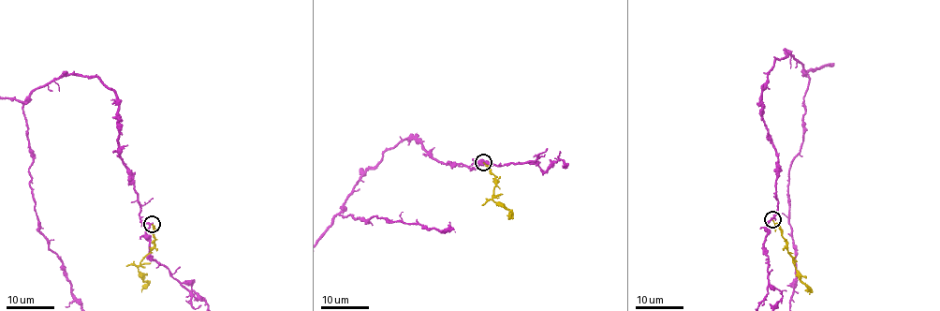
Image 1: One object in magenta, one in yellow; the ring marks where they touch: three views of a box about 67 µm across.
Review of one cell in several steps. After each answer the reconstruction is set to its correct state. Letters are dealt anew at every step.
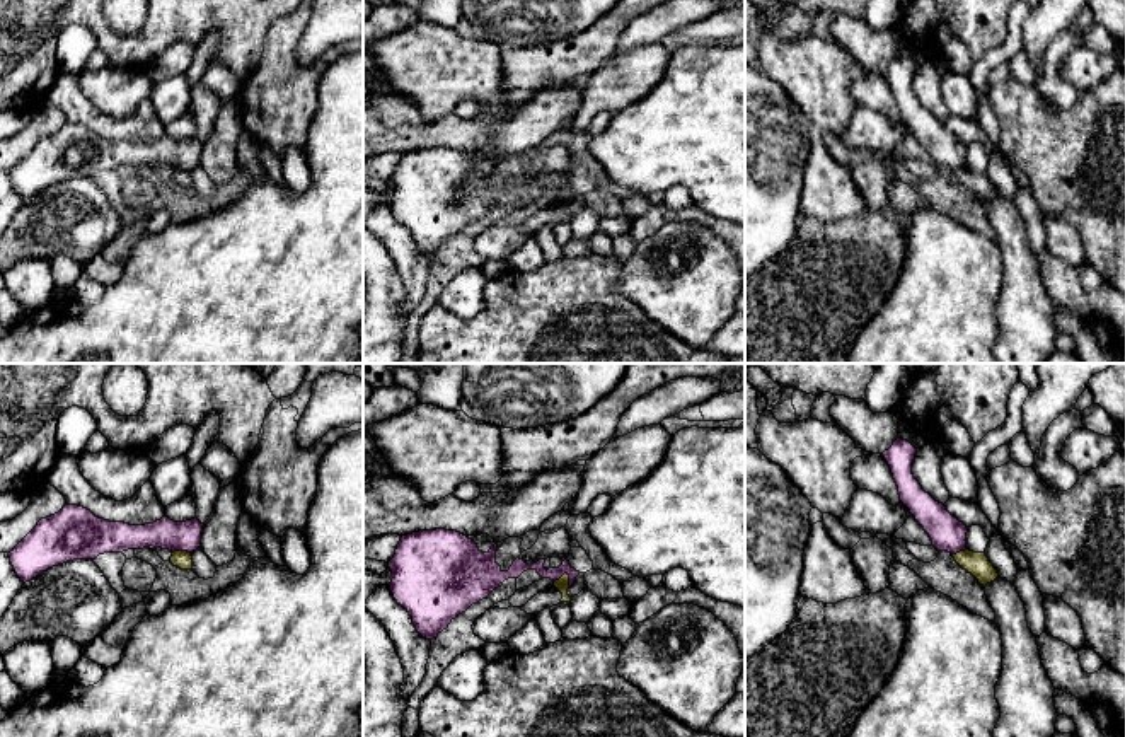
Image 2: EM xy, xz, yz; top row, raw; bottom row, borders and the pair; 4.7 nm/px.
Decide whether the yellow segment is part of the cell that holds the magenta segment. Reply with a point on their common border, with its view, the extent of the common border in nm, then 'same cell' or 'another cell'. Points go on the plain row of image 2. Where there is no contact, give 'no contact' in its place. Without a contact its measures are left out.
xz (561, 193) | 90 nm | another cell

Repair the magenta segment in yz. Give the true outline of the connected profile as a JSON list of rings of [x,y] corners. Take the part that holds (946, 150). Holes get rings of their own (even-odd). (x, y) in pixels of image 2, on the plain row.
[[[897,56],[893,63],[883,70],[898,104],[900,119],[924,145],[938,169],[948,169],[951,172],[965,169],[968,145],[922,107],[912,92],[915,72],[917,67],[902,56]]]

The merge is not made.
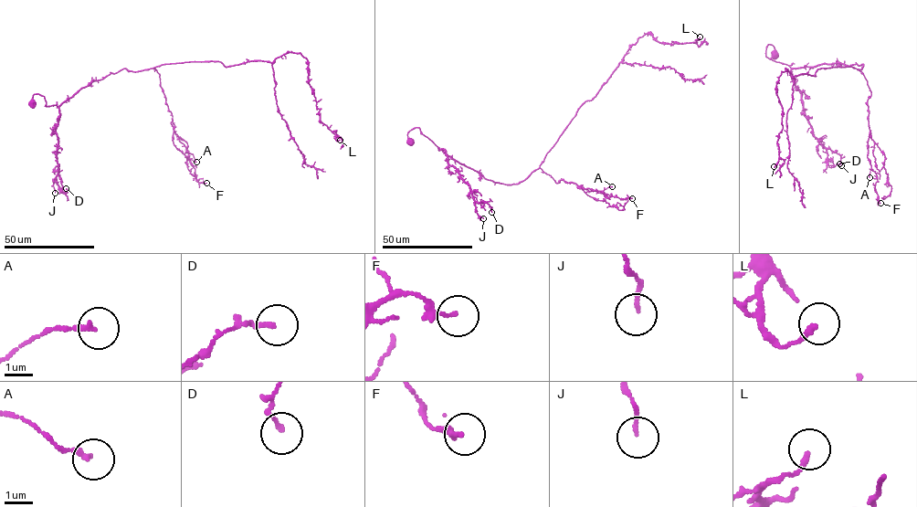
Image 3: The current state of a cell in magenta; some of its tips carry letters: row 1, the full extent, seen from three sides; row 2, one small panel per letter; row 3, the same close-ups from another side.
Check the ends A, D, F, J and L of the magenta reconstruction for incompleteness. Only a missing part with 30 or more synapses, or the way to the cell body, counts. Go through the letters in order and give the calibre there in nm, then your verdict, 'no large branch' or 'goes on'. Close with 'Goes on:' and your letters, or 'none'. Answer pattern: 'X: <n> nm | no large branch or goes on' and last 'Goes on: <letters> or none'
A: 190 nm | no large branch
D: 150 nm | no large branch
F: 120 nm | no large branch
J: 110 nm | no large branch
L: 180 nm | no large branch
Goes on: none

